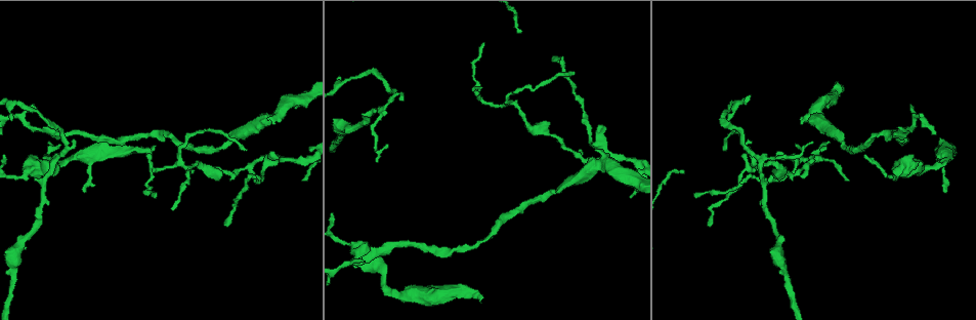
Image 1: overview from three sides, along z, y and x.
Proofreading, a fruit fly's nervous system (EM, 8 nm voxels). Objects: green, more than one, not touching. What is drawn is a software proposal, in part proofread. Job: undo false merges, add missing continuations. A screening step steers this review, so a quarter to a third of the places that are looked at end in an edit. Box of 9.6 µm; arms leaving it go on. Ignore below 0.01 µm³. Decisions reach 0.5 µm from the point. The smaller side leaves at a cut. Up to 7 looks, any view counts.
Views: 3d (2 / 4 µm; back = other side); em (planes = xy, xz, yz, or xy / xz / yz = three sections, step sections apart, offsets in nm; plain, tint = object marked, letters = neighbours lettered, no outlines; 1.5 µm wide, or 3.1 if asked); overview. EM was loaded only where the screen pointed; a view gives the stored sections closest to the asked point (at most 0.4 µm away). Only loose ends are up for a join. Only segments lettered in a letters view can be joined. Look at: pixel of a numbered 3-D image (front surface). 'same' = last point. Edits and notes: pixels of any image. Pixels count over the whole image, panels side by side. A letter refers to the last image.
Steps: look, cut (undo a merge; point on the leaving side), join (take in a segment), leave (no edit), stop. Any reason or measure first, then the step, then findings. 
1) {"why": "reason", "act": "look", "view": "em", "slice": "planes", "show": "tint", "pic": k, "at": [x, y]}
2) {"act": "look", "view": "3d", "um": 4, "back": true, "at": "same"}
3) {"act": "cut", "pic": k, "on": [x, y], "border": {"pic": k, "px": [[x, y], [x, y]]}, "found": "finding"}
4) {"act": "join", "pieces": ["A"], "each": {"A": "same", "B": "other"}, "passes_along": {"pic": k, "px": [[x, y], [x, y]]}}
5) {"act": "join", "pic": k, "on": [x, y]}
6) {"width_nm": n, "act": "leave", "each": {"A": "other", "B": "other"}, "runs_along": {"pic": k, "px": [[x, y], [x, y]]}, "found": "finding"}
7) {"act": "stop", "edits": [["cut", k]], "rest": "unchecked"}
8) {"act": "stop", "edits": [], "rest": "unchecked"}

{"why": "tapers out", "act": "look", "view": "em", "slice": "planes", "show": "letters", "pic": 1, "at": [12, 119]}

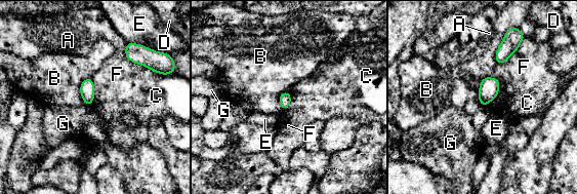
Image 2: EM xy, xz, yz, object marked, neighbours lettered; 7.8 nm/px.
{"width_nm": 100, "longest_contact_nm": ["F", 300], "act": "leave", "each": {"A": "other", "B": "other", "C": "other", "D": "other", "E": "other", "F": "other", "G": "other"}, "found": "none of them fits"}

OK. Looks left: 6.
{"why": "free end", "act": "look", "view": "3d", "um": 4, "pic": 1, "at": [49, 142]}

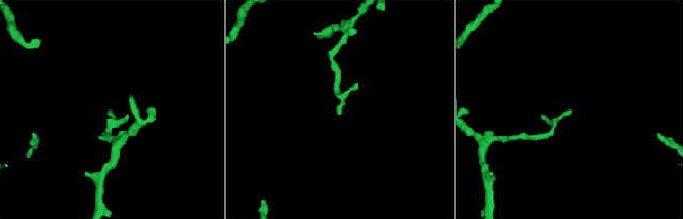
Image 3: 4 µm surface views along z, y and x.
{"act": "look", "view": "em", "slice": "yz", "step": 4, "show": "letters", "pic": 3, "at": [111, 110]}

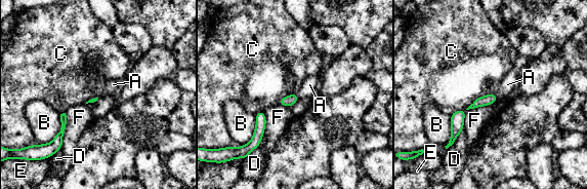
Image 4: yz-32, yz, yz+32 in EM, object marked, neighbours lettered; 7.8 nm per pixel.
{"act": "join", "pieces": ["A"], "each": {"A": "same", "B": "other", "C": "other", "D": "other", "E": "other", "F": "other"}, "passes_along": {"pic": 4, "px": [[491, 99], [496, 96], [507, 84]]}, "found": "the neuron continues"}

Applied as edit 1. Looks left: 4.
{"act": "look", "view": "overview"}

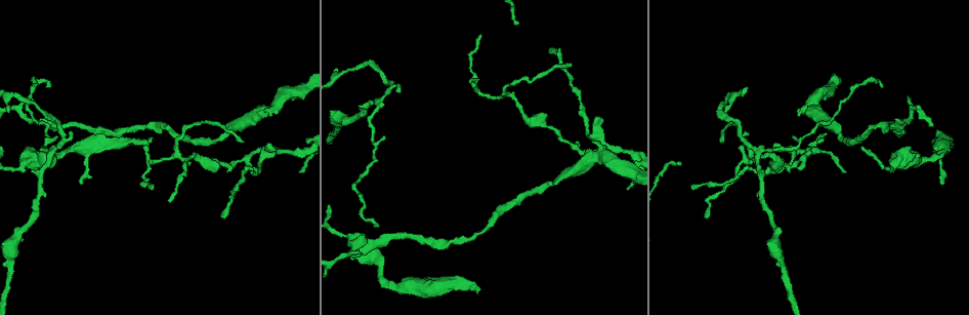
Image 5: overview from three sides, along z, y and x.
{"why": "free end", "act": "look", "view": "em", "slice": "planes", "show": "letters", "pic": 5, "at": [910, 99]}

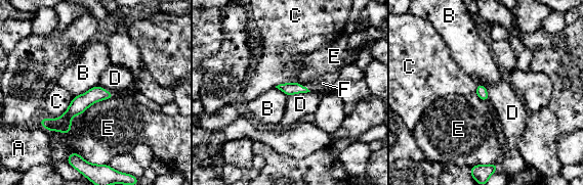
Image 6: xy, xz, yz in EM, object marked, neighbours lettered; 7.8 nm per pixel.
{"act": "join", "pieces": ["F"], "each": {"A": "other", "B": "other", "C": "other", "D": "other", "E": "other", "F": "same"}, "passes_along": {"pic": 6, "px": [[80, 103], [110, 92], [125, 93]]}, "found": "the neuron continues"}

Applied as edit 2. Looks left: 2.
{"act": "stop", "edits": [["join", 4], ["join", 6]], "rest": "unchecked"}

